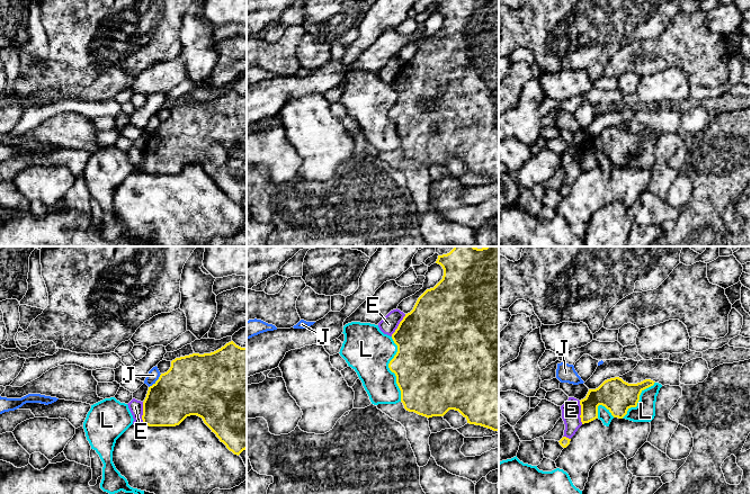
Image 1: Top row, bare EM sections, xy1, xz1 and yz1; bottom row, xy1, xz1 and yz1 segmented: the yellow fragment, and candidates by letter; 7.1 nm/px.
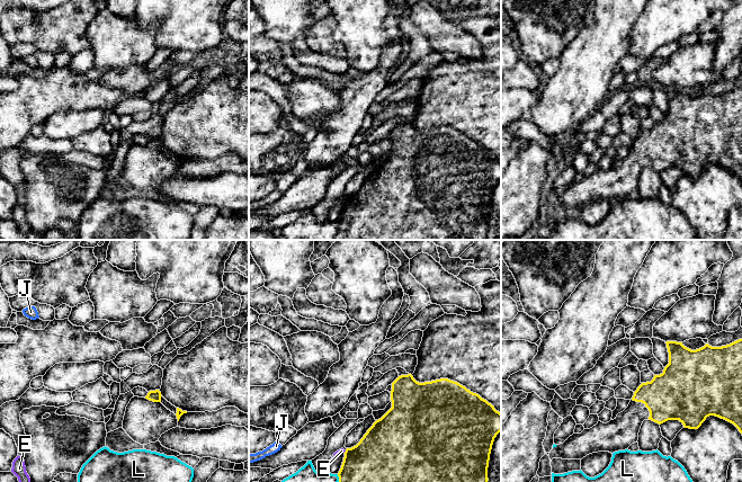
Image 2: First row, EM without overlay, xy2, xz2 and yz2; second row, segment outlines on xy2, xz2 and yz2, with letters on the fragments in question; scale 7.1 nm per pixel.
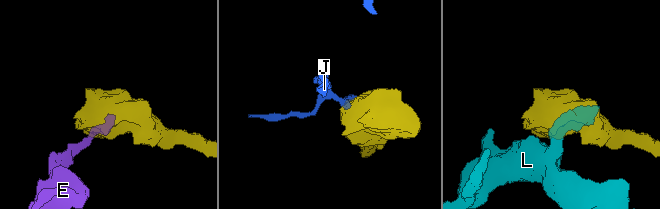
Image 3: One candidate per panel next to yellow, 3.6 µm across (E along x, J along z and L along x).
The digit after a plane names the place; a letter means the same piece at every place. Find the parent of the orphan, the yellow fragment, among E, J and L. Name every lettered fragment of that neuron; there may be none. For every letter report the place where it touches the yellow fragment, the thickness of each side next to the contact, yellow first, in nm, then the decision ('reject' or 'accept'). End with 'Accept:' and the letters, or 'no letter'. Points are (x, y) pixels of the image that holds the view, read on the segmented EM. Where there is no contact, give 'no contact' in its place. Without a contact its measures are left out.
E: contact yz1 (581, 412); calibres 200 and 140 nm; reject
J: contact xy1 (157, 380); calibres 400 and 90 nm; reject
L: contact xz1 (390, 369); calibres 440 and 340 nm; reject
Accept: no letter

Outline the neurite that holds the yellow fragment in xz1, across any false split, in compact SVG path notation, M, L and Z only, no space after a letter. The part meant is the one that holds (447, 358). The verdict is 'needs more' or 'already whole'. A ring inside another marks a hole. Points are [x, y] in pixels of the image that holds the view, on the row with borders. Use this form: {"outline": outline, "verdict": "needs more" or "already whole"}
{"outline": "M435 246L435 248L436 248L436 253L439 254L436 263L440 264L444 269L442 279L433 288L427 289L418 298L413 309L410 313L405 314L403 320L400 322L397 329L392 334L392 339L394 343L397 345L397 352L394 356L394 358L390 361L388 368L396 376L396 384L401 390L401 402L403 403L404 408L406 411L414 412L419 415L429 419L432 416L444 416L449 410L455 410L458 411L467 420L467 423L481 425L499 432L499 246L485 246L482 249L477 249L475 246Z", "verdict": "needs more"}

